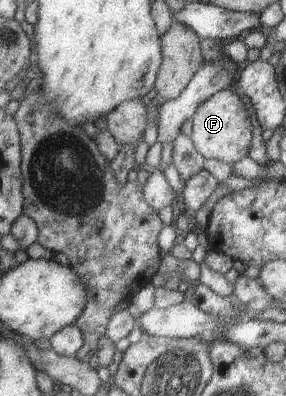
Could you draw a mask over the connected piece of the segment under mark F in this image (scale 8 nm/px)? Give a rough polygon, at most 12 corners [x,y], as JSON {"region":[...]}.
{"region":[[234,85],[199,104],[189,137],[200,156],[231,165],[252,125]]}

